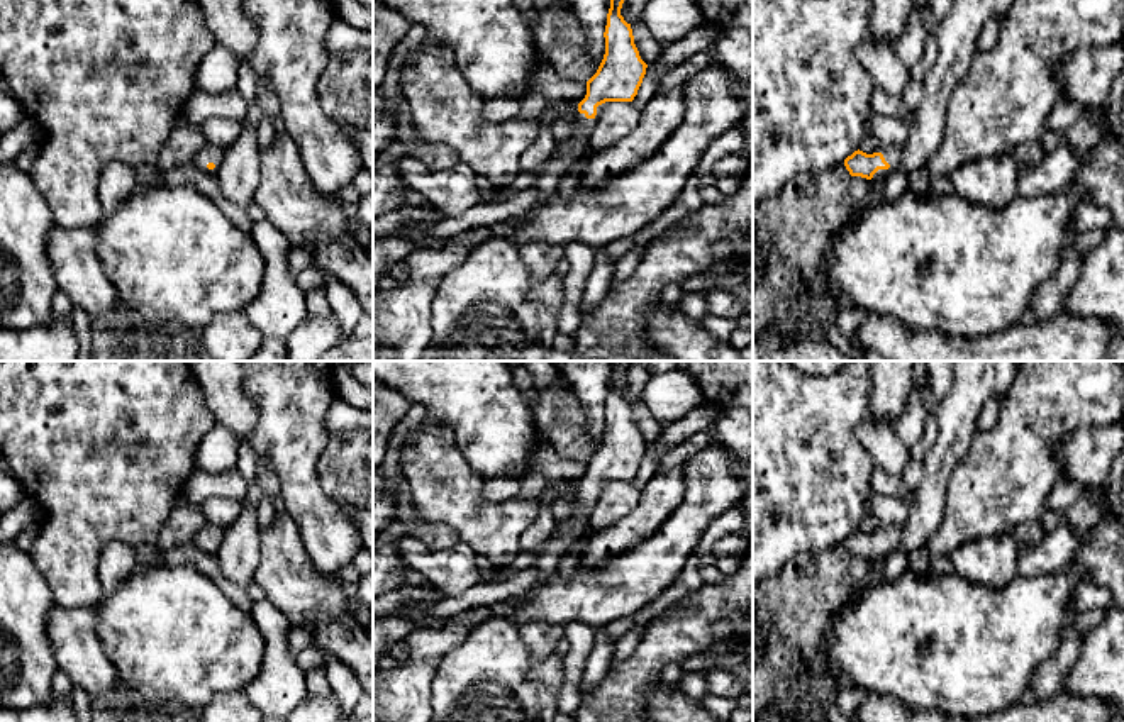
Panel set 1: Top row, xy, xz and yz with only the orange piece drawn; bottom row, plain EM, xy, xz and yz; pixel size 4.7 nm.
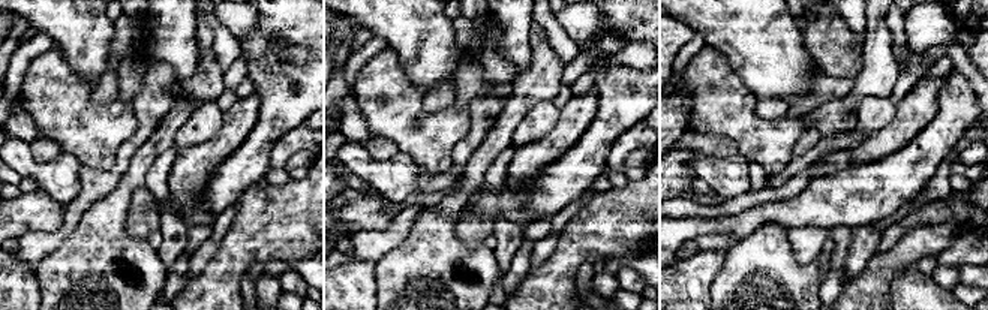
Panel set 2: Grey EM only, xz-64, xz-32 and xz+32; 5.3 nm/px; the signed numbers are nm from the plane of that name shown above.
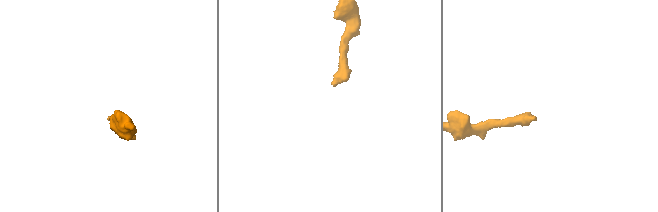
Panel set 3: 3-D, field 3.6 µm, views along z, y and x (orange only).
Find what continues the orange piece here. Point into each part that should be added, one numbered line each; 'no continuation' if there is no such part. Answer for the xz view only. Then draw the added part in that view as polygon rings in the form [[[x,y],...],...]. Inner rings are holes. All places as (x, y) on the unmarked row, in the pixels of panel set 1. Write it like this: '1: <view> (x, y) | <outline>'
1: xz (568, 531) | [[[602,485],[597,486],[597,495],[593,498],[587,498],[585,493],[580,492],[576,493],[576,510],[568,519],[558,522],[556,530],[544,541],[541,547],[541,553],[534,564],[537,568],[536,586],[553,573],[556,573],[559,559],[575,542],[580,541],[581,530],[600,498],[600,492]],[[531,591],[515,595],[510,600],[519,605]]]

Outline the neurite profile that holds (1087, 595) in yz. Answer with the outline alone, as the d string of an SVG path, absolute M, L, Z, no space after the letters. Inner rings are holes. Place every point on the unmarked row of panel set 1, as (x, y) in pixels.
M1070 563L1065 569L1073 573L1077 578L1077 586L1070 608L1071 622L1077 615L1092 608L1100 607L1107 610L1114 607L1112 593L1105 586L1097 585L1090 576L1087 576L1080 564Z

